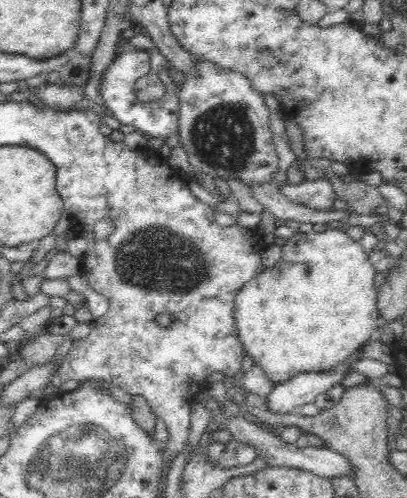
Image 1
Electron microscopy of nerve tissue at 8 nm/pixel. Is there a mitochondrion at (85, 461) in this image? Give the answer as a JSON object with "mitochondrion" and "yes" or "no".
{"mitochondrion":"yes"}

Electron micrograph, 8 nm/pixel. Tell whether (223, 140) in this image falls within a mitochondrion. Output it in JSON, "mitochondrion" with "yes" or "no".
{"mitochondrion":"yes"}

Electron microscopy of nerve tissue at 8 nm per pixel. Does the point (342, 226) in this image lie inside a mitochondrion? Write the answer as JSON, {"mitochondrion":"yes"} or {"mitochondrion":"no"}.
{"mitochondrion":"no"}

